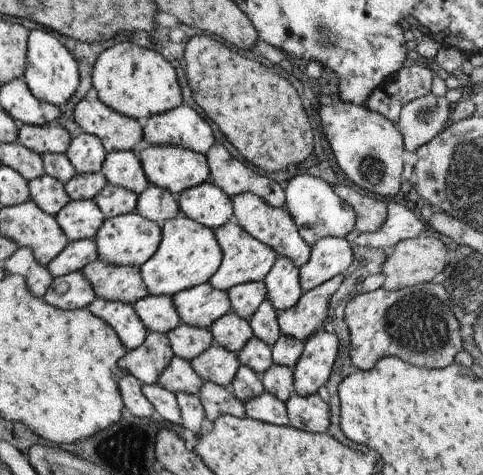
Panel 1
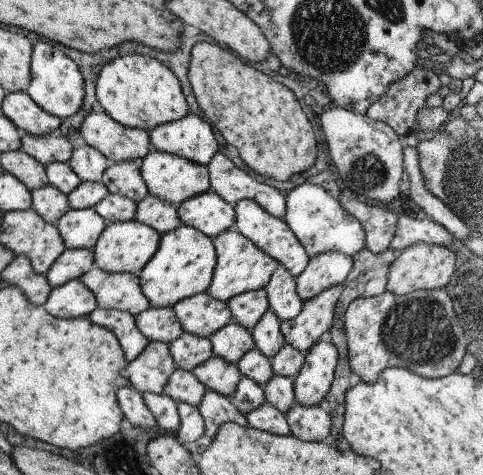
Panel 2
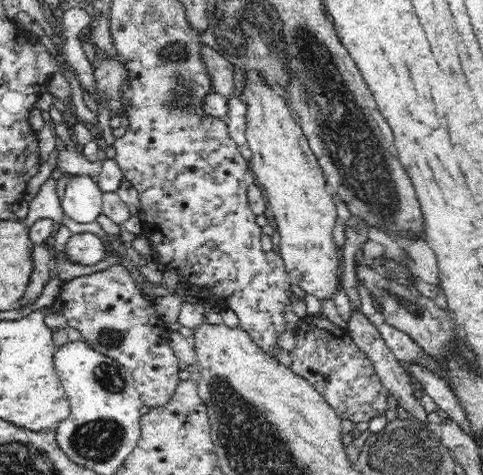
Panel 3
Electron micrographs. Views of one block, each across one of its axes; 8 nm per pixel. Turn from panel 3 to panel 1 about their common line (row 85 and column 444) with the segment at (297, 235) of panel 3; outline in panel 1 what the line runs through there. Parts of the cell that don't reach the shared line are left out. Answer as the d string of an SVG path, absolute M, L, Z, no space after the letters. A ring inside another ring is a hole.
M421 234L421 236L411 238L411 240L401 240L387 252L387 258L381 266L381 274L385 276L385 282L381 288L395 292L395 290L403 290L409 286L417 286L417 284L429 284L433 280L433 276L439 278L439 272L447 264L449 262L445 260L445 246L441 244L439 238Z

